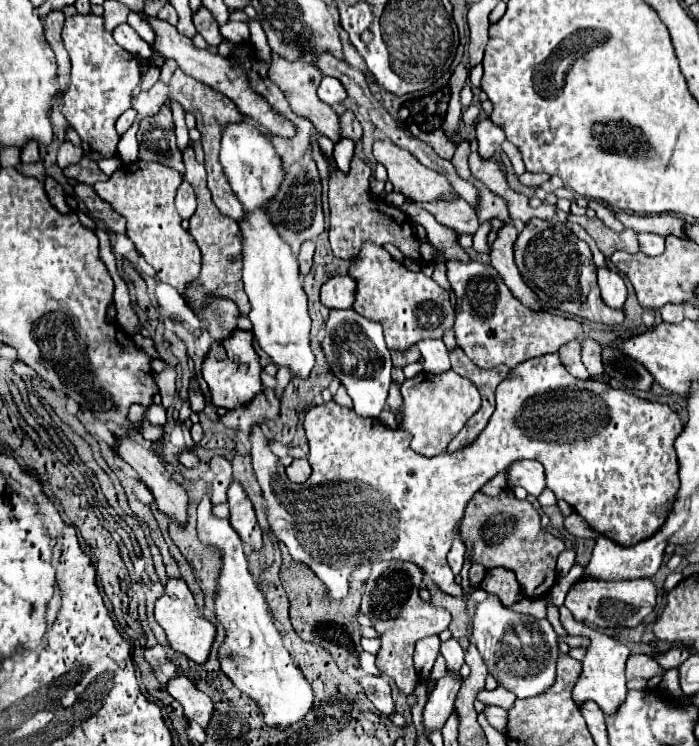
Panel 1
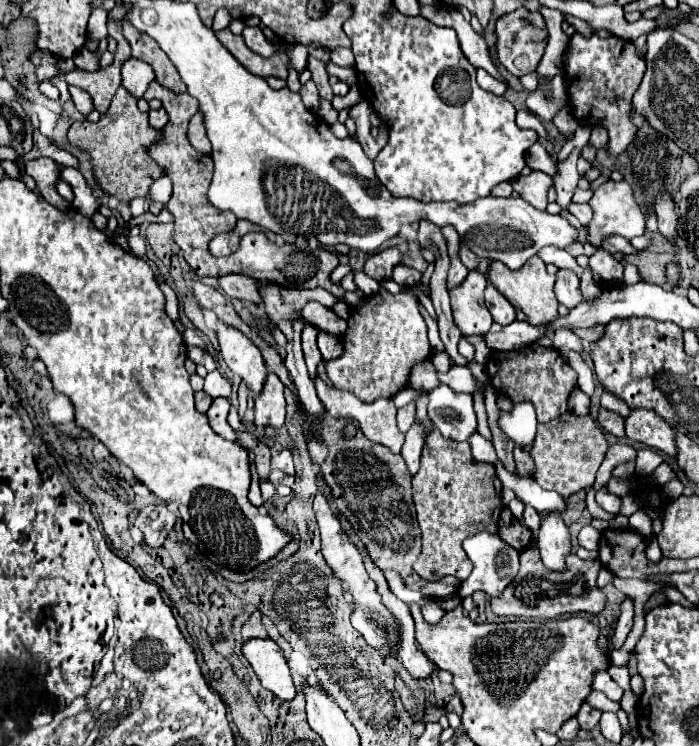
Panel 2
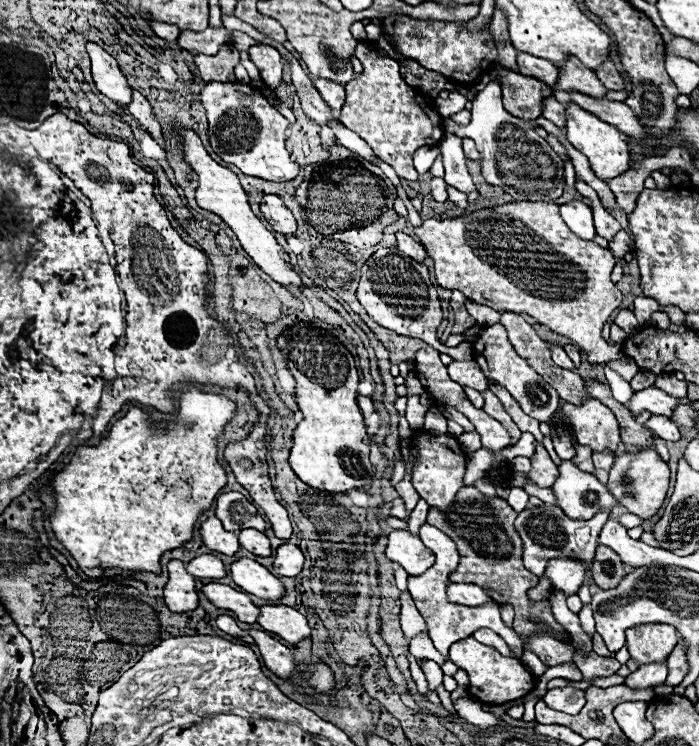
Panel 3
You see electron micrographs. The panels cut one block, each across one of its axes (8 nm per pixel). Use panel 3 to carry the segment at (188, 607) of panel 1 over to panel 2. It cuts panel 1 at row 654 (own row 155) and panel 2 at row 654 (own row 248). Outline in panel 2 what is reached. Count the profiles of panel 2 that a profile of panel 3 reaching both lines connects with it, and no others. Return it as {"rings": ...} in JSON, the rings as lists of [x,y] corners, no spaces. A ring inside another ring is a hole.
{"rings":[[[246,640],[242,652],[266,690],[274,692],[282,700],[292,700],[296,696],[296,686],[290,676],[290,668],[280,646],[274,640]]]}

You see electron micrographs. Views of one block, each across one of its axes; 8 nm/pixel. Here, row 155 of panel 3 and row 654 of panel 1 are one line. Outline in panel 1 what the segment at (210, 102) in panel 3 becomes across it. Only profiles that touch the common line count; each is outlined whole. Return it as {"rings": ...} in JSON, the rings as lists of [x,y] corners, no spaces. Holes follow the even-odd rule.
{"rings":[[[208,494],[198,504],[198,538],[206,546],[220,550],[220,576],[216,580],[214,616],[224,626],[226,636],[218,650],[222,672],[232,684],[244,692],[262,710],[264,724],[276,724],[278,730],[288,730],[292,724],[306,718],[312,710],[312,688],[294,666],[290,652],[282,644],[282,634],[274,626],[268,612],[268,604],[256,588],[254,578],[248,572],[248,562],[240,536],[232,530],[228,520],[212,516],[212,504]]]}

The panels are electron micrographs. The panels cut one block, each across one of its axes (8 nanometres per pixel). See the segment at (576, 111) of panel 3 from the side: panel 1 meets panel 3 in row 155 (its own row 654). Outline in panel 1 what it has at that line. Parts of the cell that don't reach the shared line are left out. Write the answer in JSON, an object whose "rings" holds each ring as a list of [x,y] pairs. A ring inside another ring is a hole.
{"rings":[[[560,606],[560,622],[564,626],[564,630],[572,636],[586,636],[590,638],[592,644],[588,644],[586,648],[586,654],[582,658],[582,672],[572,688],[572,696],[574,696],[574,702],[576,704],[582,704],[584,700],[594,700],[604,714],[614,714],[616,712],[616,706],[620,702],[624,702],[624,694],[626,694],[626,678],[624,678],[624,664],[626,664],[626,658],[630,654],[630,650],[616,642],[614,638],[598,632],[598,630],[590,630],[586,628],[582,622],[576,622],[572,618],[572,614],[568,612],[568,608]]]}

